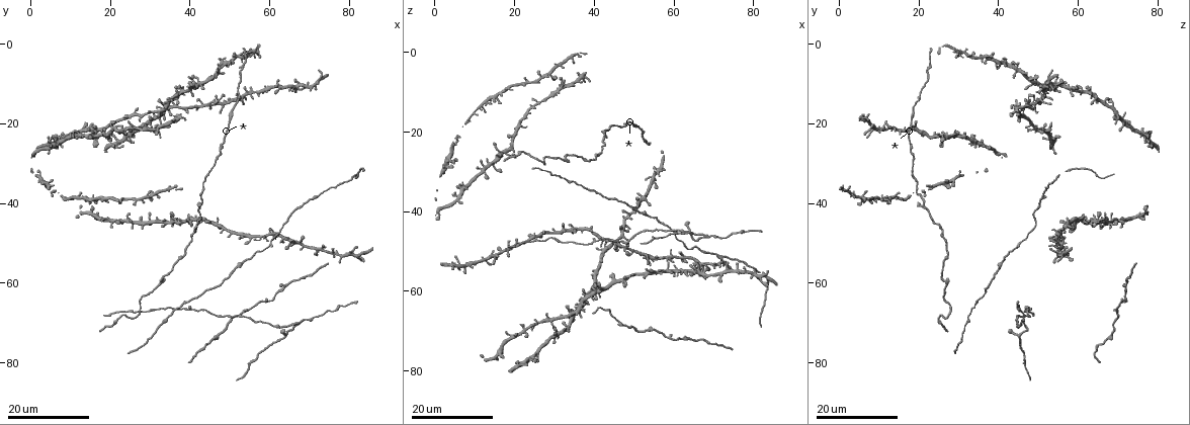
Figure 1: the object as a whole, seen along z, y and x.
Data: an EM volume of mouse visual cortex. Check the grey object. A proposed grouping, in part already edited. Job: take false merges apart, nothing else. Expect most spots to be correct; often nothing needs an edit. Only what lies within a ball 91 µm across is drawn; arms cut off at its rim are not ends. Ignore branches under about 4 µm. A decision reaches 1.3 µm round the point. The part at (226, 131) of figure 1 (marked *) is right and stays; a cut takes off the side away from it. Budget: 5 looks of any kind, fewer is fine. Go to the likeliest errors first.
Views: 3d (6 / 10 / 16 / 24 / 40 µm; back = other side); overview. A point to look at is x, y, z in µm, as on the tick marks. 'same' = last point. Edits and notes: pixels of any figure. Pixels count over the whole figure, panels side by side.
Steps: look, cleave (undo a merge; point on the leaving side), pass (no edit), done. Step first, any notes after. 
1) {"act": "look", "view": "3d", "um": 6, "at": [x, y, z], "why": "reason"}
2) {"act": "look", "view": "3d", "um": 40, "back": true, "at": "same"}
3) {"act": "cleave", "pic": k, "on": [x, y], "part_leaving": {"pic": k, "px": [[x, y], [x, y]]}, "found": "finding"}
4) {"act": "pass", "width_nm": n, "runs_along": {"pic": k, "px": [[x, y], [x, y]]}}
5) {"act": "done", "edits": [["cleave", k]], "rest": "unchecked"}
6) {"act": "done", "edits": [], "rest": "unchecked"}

{"act": "look", "view": "3d", "um": 16, "at": [68.0, 70.0, 46.0], "why": "thin arm on a thick one"}

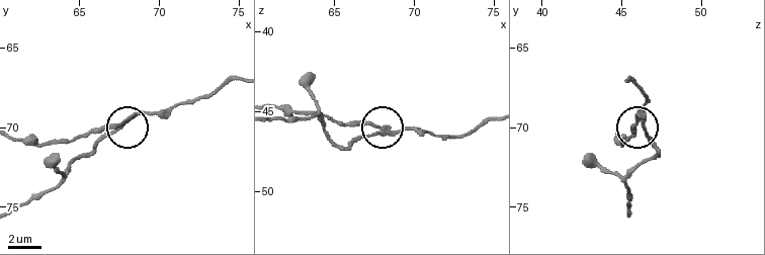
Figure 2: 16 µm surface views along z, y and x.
{"act": "look", "view": "3d", "um": 6, "at": [67.8, 69.6, 46.4]}

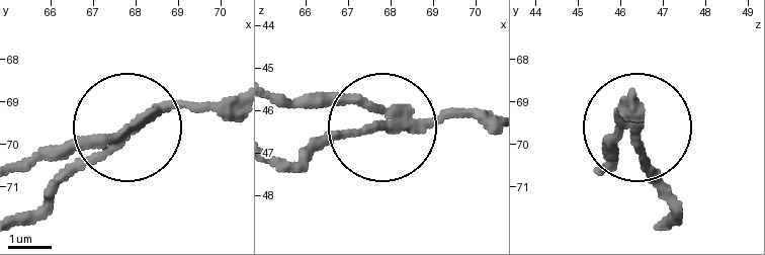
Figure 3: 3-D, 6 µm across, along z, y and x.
{"act": "cleave", "pic": 3, "on": [88, 142], "width_nm": 190, "part_leaving": {"pic": 3, "px": [[142, 117], [25, 158]]}, "found": "two neurons meet here"}

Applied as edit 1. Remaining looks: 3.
{"act": "look", "view": "overview", "why": "redraw"}

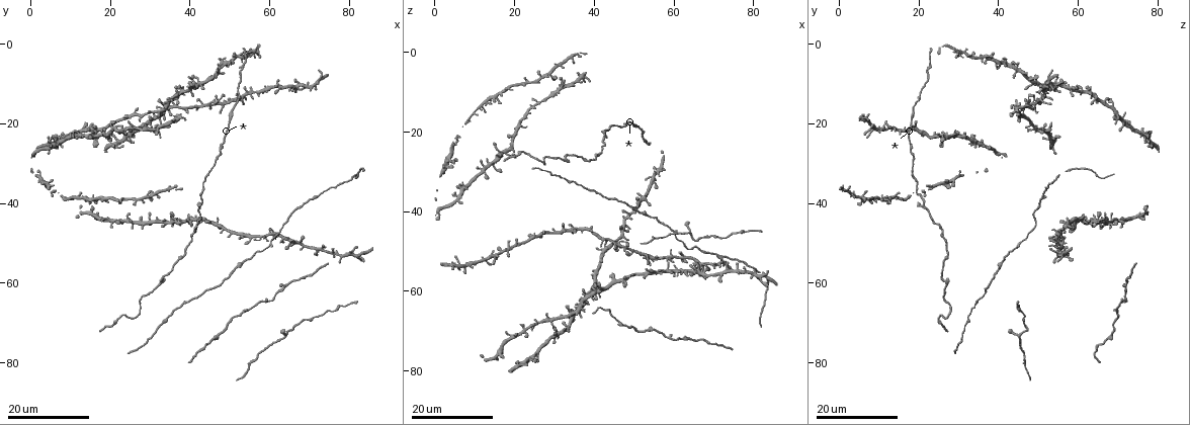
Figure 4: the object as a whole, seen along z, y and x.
{"act": "look", "view": "3d", "um": 24, "at": [64.0, 61.0, 72.0], "why": "two arms in line, one across"}

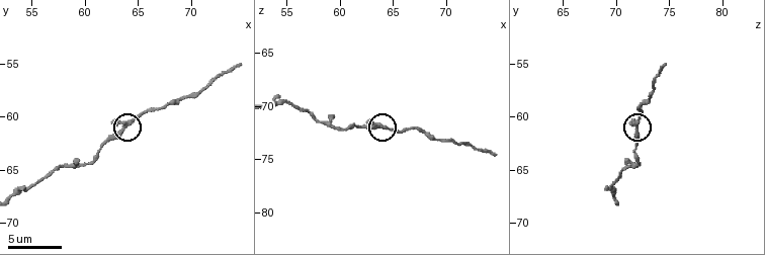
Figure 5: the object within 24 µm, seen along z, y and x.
{"act": "look", "view": "3d", "um": 10, "at": [64.0, 60.8, 72.0]}

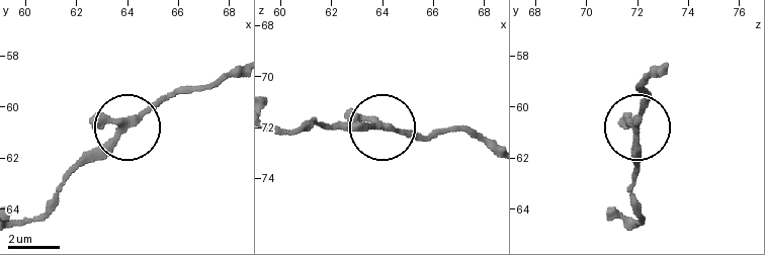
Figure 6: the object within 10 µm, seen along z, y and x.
{"act": "pass", "found": "continuous, no second neuron"}

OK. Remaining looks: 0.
{"act": "done", "edits": [["cleave", 3]], "rest": "unchecked"}

